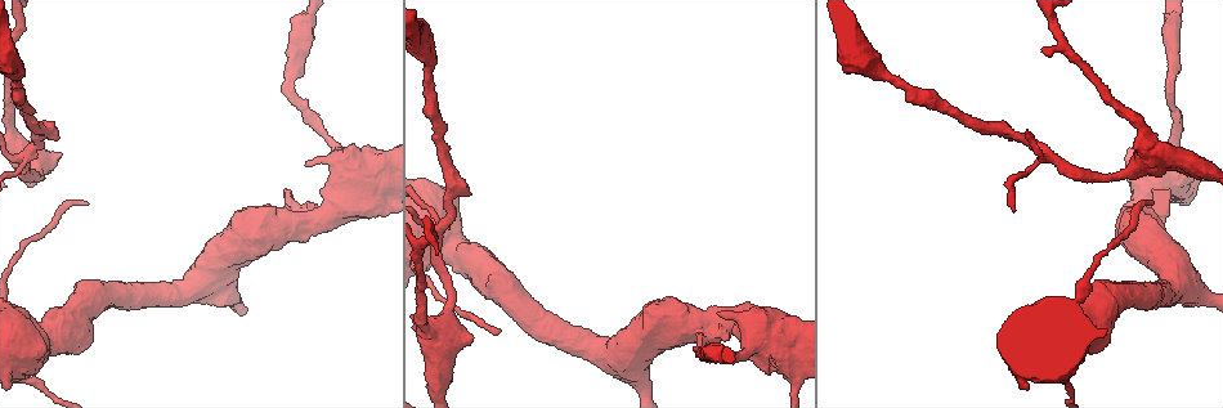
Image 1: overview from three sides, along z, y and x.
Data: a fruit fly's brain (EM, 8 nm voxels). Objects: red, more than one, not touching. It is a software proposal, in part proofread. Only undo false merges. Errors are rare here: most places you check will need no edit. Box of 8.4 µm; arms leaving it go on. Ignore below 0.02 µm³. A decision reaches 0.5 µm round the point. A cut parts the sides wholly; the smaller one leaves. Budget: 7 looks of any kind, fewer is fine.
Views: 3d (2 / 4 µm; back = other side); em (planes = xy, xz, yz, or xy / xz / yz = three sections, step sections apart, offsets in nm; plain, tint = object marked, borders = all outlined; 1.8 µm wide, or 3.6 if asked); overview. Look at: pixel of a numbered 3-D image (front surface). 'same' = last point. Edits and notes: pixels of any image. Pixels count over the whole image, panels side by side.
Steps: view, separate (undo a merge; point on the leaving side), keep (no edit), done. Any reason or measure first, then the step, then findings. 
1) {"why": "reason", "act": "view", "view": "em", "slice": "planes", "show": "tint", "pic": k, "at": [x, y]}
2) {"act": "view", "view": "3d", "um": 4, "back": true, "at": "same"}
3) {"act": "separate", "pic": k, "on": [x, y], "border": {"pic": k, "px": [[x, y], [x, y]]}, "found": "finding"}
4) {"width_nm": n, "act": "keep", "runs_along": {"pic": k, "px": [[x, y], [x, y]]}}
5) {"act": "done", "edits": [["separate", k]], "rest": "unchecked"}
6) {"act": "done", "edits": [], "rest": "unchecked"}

{"why": "sudden change in width", "act": "view", "view": "em", "um": 3.6, "slice": "planes", "show": "tint", "pic": 1, "at": [1065, 376]}

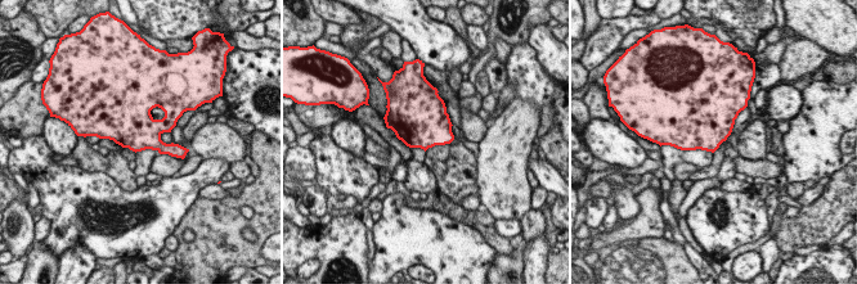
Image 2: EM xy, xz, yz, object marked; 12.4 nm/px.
{"act": "keep", "found": "one neuron here"}

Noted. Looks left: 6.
{"why": "four or more arms meet", "act": "view", "view": "em", "slice": "planes", "show": "tint", "pic": 1, "at": [1047, 152]}

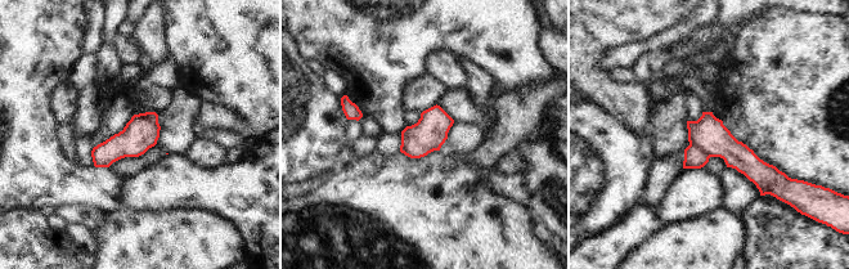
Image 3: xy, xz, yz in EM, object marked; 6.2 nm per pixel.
{"act": "separate", "pic": 3, "on": [695, 157], "border": {"pic": 3, "px": [[690, 143], [700, 147], [710, 156]]}, "found": "two neurons meet here"}

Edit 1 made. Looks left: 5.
{"why": "calibre changes", "act": "view", "view": "3d", "um": 4, "pic": 1, "at": [786, 344]}

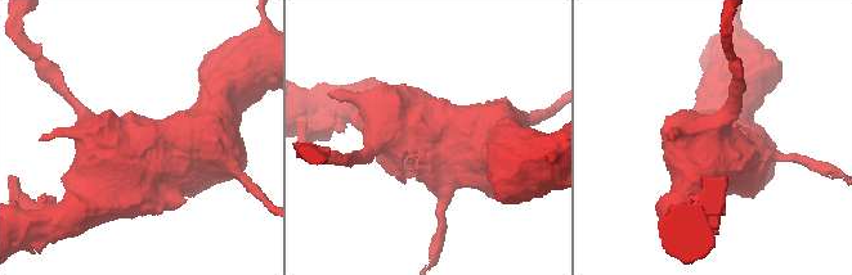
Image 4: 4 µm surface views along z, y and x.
{"act": "view", "view": "em", "slice": "planes", "show": "plain", "pic": 4, "at": [424, 137]}

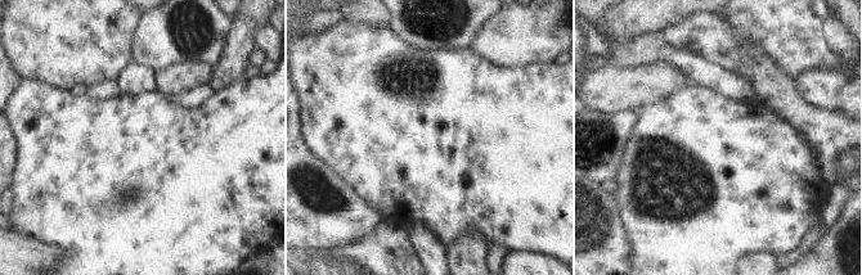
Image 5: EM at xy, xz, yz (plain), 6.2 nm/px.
{"act": "view", "view": "em", "slice": "planes", "show": "tint", "at": "same"}

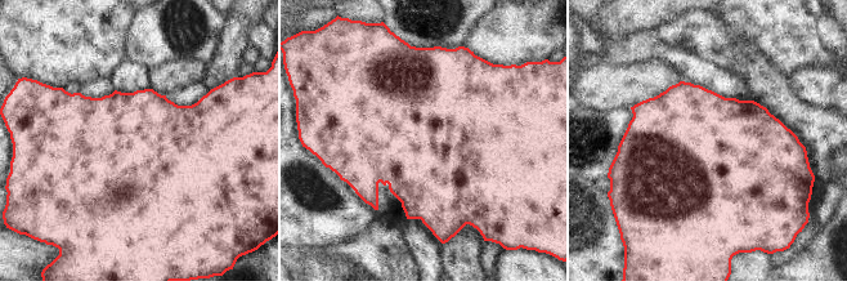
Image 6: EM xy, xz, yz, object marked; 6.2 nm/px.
{"act": "keep", "found": "one neuron here"}

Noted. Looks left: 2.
{"act": "done", "edits": [["separate", 3]], "rest": "unchecked"}

